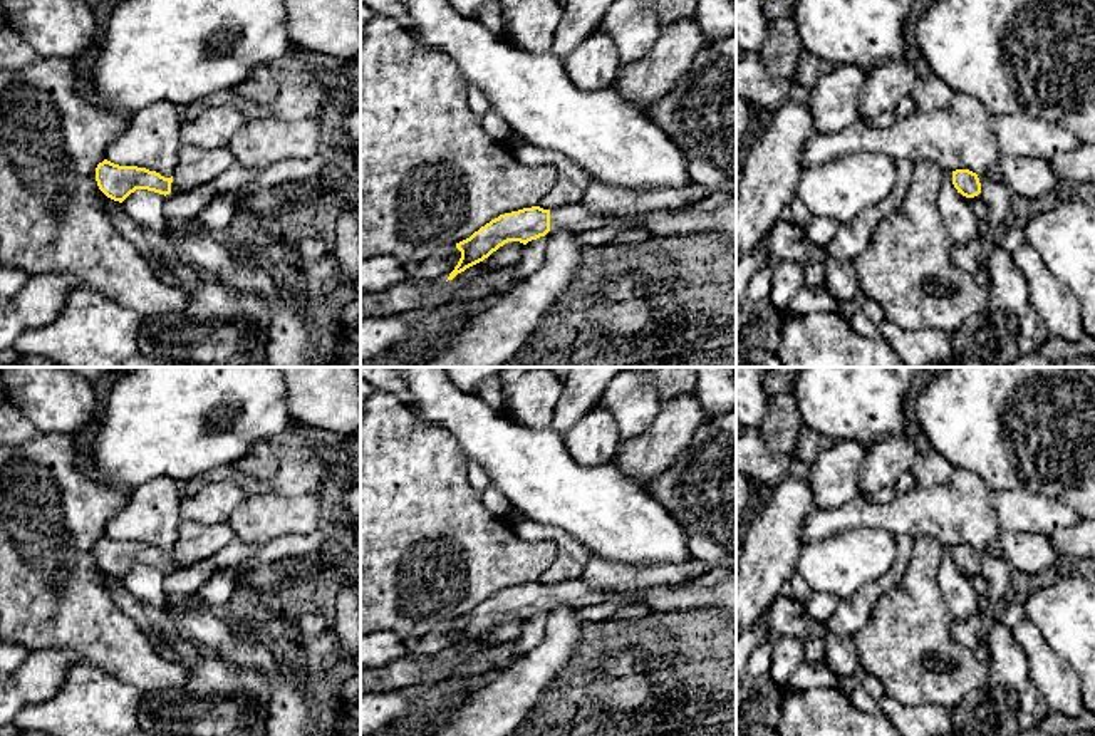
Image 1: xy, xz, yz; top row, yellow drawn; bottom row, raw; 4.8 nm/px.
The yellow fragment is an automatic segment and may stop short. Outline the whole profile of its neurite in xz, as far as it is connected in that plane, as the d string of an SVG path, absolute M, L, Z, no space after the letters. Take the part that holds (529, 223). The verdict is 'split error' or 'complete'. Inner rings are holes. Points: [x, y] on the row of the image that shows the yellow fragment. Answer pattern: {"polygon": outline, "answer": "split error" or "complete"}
{"polygon": "M580 203L557 210L532 206L500 215L475 231L470 238L456 243L461 258L448 280L453 280L458 273L483 262L508 241L527 245L532 240L545 236L548 231L592 231L607 226L615 220L617 218L589 211Z", "answer": "split error"}

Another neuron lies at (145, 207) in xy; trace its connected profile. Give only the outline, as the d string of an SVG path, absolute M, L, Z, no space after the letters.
M136 189L122 201L122 208L136 223L178 240L179 231L169 230L169 220L164 216L163 203L164 194Z

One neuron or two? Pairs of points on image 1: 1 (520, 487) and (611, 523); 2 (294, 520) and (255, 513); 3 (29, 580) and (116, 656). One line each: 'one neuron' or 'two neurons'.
1: one neuron
2: one neuron
3: one neuron

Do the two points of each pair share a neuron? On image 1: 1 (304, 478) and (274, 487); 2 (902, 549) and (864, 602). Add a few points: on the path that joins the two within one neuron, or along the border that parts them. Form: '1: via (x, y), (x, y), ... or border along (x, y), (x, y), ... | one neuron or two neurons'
1: via (297, 478), (280, 483) | one neuron
2: via (901, 562), (877, 589) | one neuron

